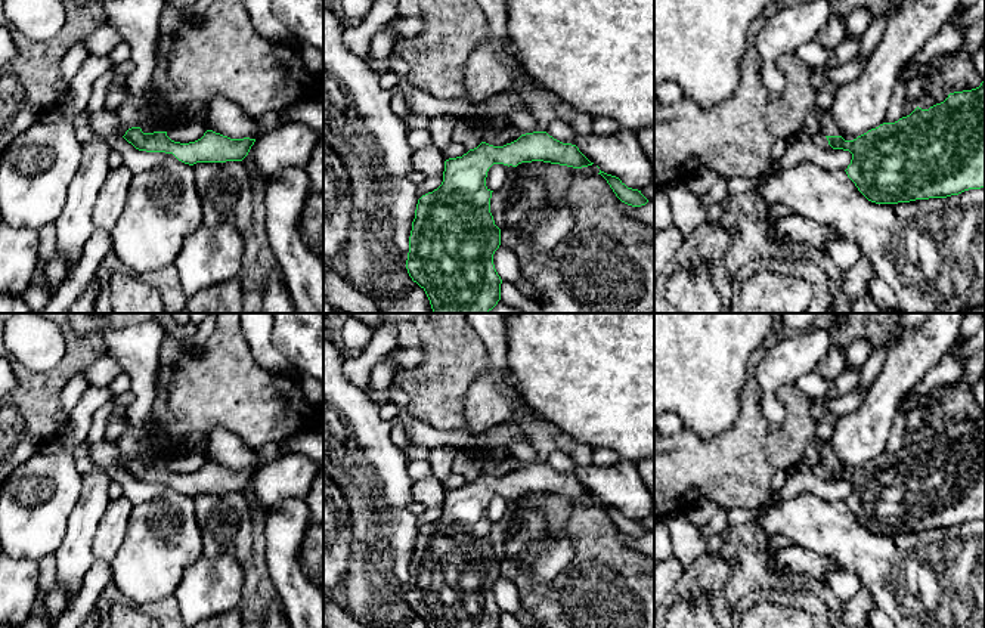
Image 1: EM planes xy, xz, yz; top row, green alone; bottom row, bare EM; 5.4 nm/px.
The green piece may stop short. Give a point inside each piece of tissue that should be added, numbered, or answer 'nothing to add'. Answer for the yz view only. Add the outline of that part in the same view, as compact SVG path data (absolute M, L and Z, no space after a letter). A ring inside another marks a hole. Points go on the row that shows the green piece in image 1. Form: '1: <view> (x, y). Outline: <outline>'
1: yz (829, 127). Outline: M830 111L821 114L821 133L824 136L840 136L840 130L831 117Z

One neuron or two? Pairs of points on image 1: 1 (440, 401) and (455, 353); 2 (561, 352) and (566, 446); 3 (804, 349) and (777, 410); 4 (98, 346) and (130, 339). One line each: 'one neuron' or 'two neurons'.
1: one neuron
2: two neurons
3: one neuron
4: two neurons

